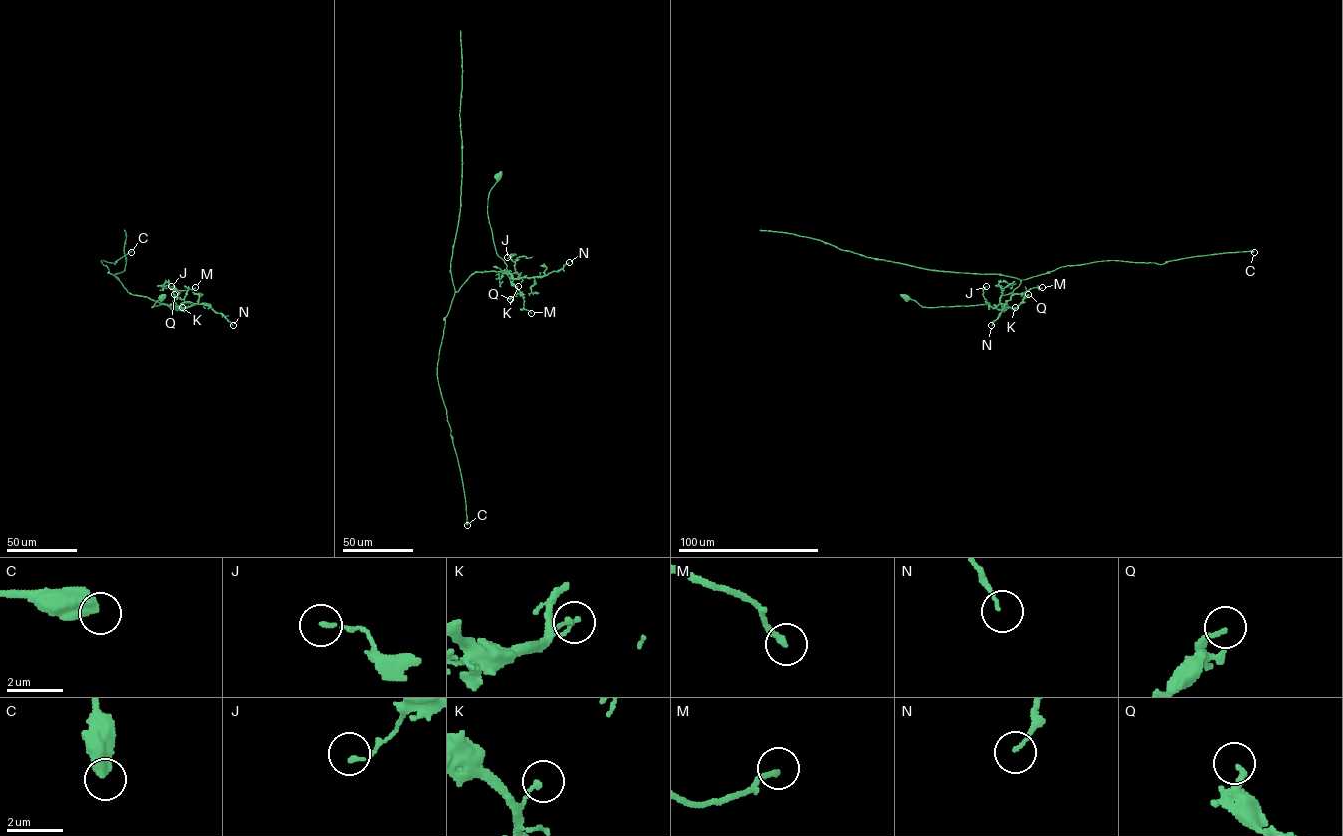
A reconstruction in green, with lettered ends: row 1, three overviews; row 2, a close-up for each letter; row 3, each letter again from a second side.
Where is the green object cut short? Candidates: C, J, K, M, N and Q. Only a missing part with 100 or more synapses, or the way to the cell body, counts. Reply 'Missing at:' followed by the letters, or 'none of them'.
Missing at: none of them

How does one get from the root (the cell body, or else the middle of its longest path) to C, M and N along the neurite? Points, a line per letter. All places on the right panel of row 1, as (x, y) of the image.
C: (906, 297), (927, 307), (1006, 309), (1001, 296), (1021, 280), (1062, 267), (1254, 252)
M: (906, 297), (927, 307), (986, 304), (997, 309), (1015, 309), (1027, 290), (1042, 287)
N: (906, 297), (927, 307), (986, 304), (1006, 309), (1006, 304), (991, 325)

